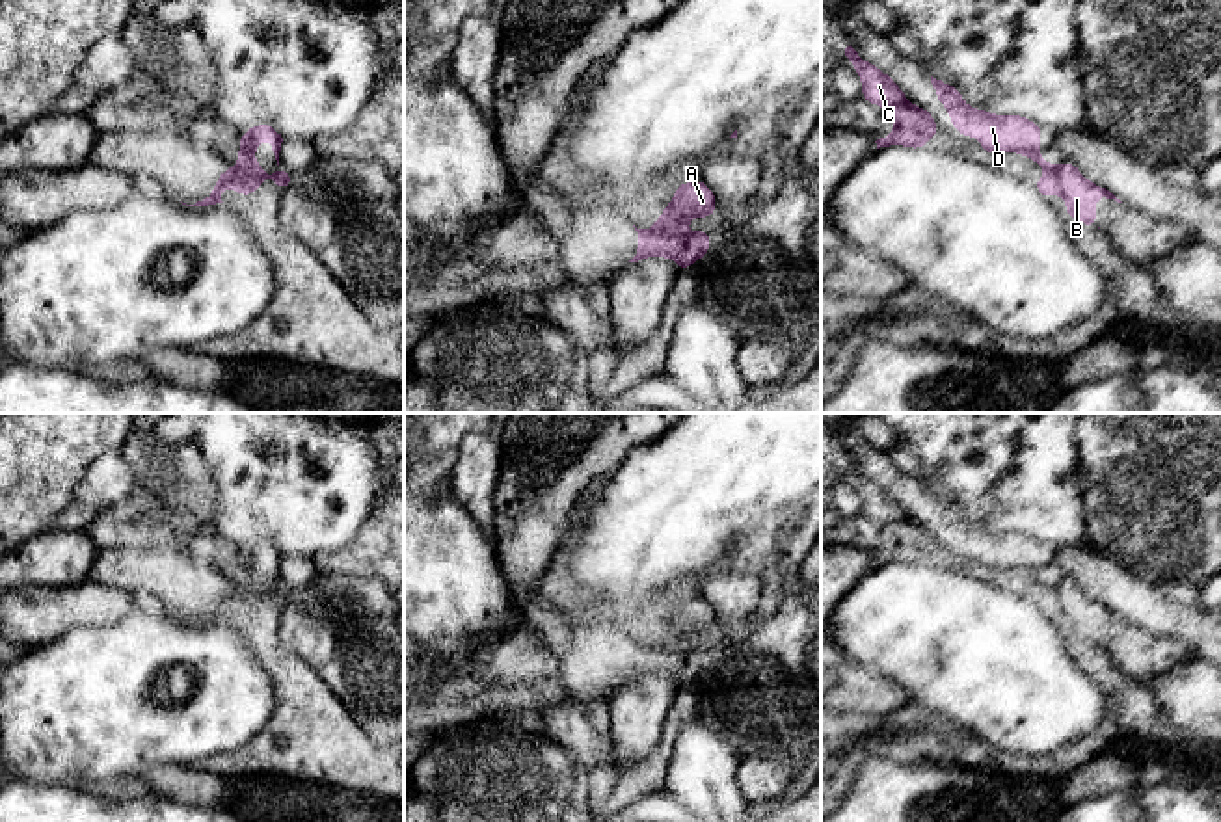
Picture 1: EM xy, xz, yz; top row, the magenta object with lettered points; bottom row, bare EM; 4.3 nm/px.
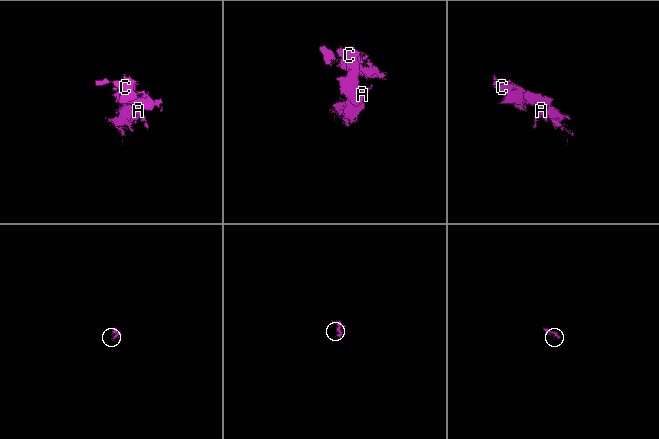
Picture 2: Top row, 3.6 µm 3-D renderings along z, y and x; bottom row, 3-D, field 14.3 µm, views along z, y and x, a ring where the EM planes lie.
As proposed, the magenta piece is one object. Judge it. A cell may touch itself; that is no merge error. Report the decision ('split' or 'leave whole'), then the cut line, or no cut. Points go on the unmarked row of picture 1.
split | xz (650, 646), (687, 651)

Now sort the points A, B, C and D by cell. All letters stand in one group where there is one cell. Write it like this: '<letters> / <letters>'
A C D / B

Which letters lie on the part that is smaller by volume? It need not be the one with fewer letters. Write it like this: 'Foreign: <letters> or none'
Foreign: B

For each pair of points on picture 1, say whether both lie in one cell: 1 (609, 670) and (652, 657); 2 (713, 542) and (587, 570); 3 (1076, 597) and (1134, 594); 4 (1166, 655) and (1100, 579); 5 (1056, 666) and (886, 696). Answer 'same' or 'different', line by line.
1: same
2: same
3: different
4: different
5: different

